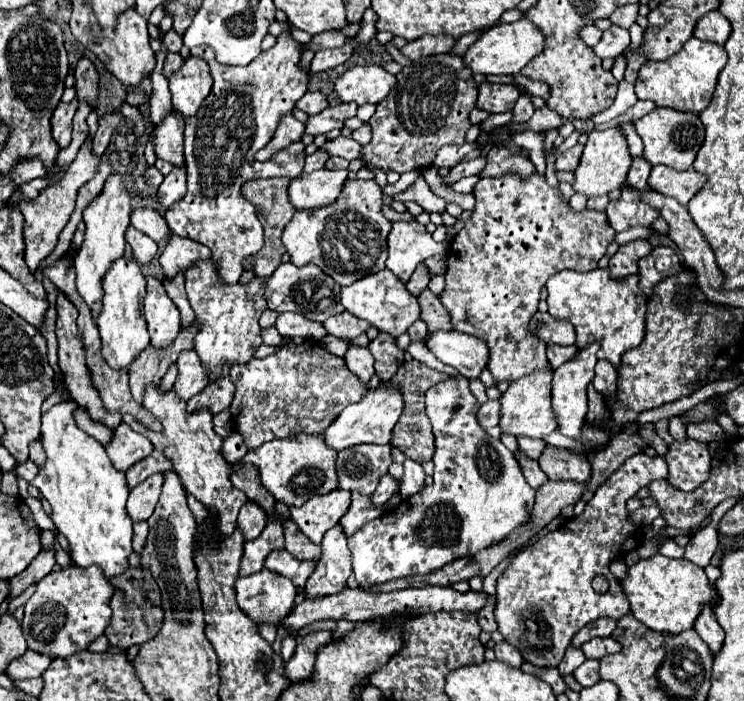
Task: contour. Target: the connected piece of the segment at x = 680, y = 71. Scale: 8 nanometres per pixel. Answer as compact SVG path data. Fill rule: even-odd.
M691 37L675 57L667 61L647 61L641 67L639 79L635 83L635 93L639 99L649 99L657 107L671 107L677 111L701 113L713 95L717 85L717 77L727 63L727 53L717 43L701 41Z

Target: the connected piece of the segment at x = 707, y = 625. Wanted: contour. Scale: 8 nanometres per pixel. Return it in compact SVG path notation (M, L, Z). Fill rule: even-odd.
M707 603L707 605L703 605L701 615L697 617L697 621L695 621L695 627L693 627L693 629L695 629L695 631L697 631L697 635L699 635L699 637L709 645L709 649L711 649L713 653L721 649L725 633L723 633L723 629L721 629L721 625L715 621L713 607L711 607L709 603Z

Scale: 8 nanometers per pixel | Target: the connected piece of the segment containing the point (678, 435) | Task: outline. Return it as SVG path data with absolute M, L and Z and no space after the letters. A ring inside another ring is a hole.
M673 416L669 419L669 433L677 441L684 441L686 439L686 427L680 416Z

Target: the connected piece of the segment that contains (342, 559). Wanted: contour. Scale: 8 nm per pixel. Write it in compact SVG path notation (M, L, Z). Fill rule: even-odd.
M339 525L325 533L321 549L323 555L305 585L307 599L319 599L343 591L351 575L351 553L347 547L347 537Z

